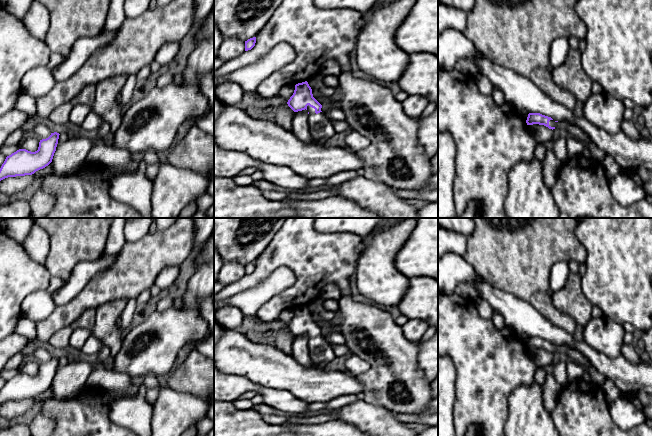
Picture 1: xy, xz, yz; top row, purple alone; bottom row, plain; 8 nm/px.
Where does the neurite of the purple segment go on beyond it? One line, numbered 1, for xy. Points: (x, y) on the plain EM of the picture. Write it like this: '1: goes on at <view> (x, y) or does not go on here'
1: does not go on here

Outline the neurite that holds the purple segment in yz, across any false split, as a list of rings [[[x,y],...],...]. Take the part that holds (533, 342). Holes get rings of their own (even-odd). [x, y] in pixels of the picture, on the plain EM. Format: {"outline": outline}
{"outline": [[[529,337],[526,347],[527,349],[539,348],[548,351],[549,353],[555,353],[555,351],[551,351],[549,349],[549,345],[553,344],[551,341],[542,339],[540,337]]]}

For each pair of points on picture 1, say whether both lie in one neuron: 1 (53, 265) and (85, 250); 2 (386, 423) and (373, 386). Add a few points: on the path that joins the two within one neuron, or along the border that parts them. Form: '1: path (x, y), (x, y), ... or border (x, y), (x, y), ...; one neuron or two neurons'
1: path (61, 258), (69, 250), (77, 250); one neuron
2: border (361, 399), (384, 406), (393, 412); two neurons

